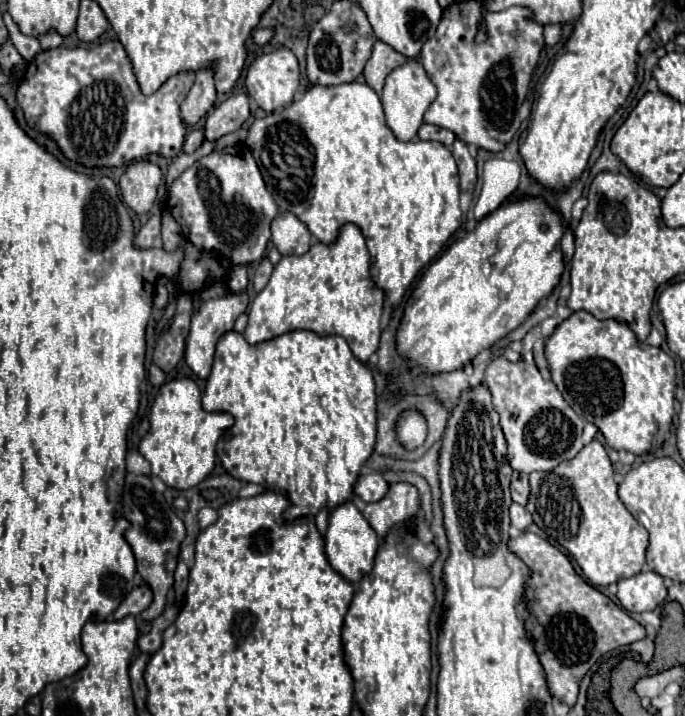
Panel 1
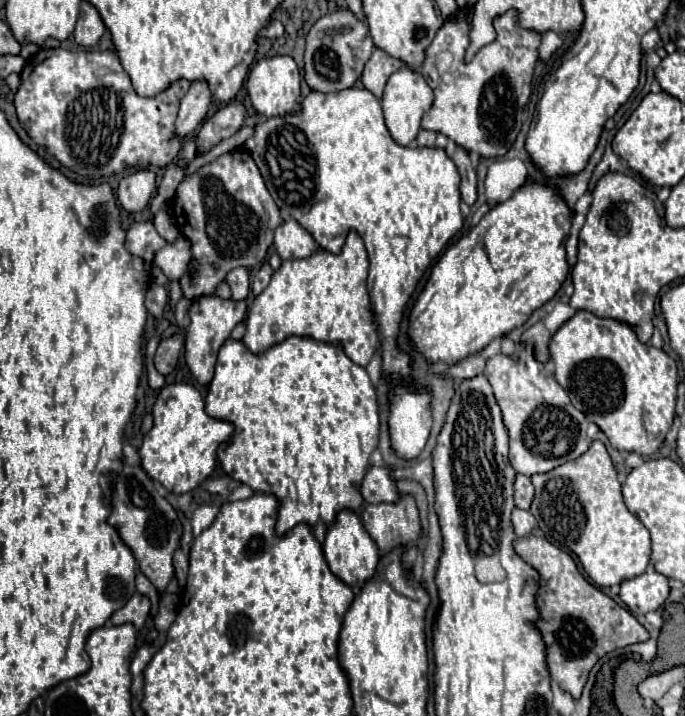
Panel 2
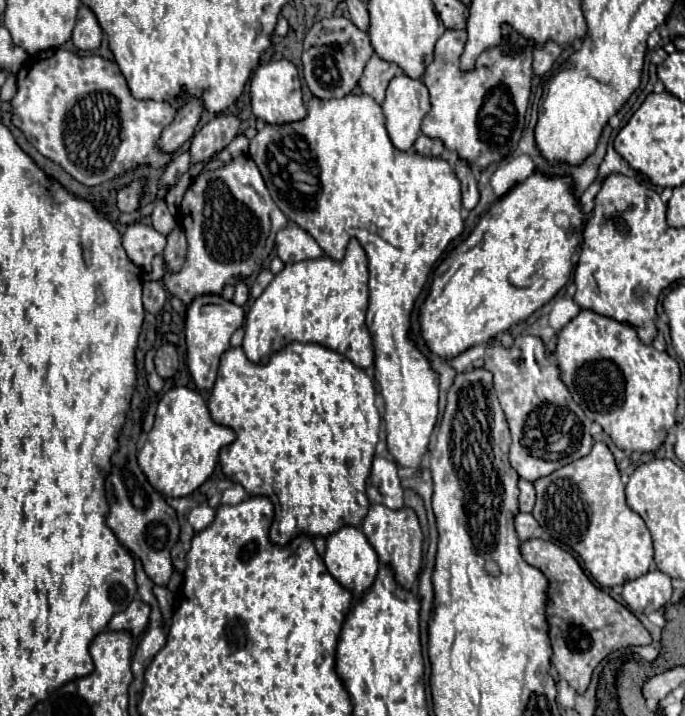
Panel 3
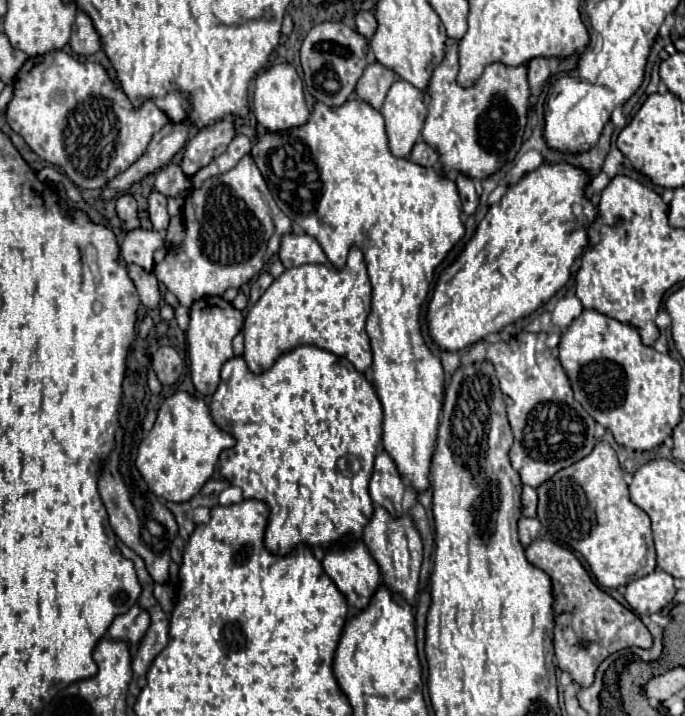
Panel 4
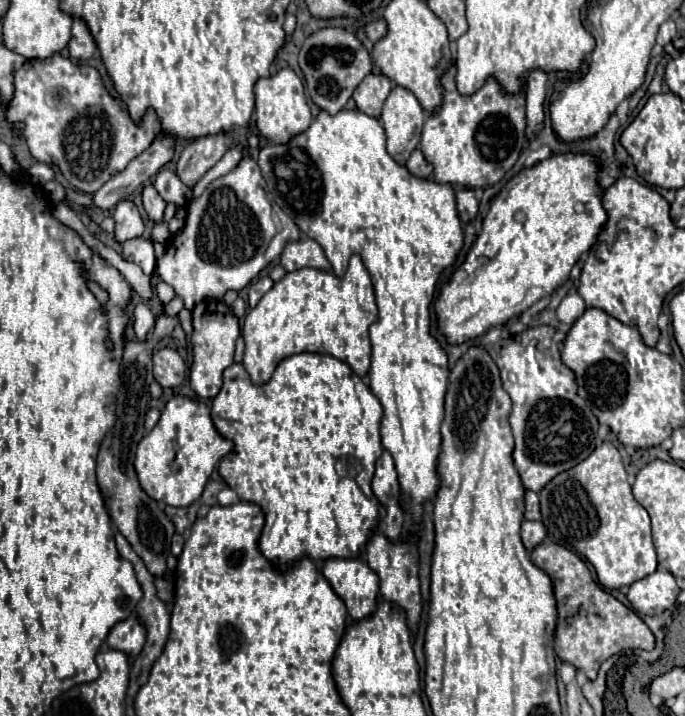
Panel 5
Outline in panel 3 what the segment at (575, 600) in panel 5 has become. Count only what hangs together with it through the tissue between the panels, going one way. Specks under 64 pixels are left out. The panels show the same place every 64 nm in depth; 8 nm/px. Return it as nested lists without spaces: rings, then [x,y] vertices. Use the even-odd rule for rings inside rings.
[[[540,538],[526,540],[520,544],[520,550],[524,560],[542,570],[550,582],[546,614],[550,624],[550,644],[554,650],[552,664],[558,676],[576,688],[576,692],[582,694],[588,688],[594,668],[610,652],[626,646],[646,646],[652,642],[650,632],[642,626],[642,622],[628,608],[596,588],[570,552]]]

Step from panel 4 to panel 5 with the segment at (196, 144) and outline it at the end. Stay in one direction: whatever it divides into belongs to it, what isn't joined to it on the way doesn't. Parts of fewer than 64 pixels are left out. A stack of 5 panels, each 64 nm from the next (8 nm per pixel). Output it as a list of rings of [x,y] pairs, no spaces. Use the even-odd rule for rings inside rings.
[[[226,134],[204,136],[196,142],[188,142],[176,164],[176,174],[182,184],[194,188],[196,182],[224,156],[226,150]]]

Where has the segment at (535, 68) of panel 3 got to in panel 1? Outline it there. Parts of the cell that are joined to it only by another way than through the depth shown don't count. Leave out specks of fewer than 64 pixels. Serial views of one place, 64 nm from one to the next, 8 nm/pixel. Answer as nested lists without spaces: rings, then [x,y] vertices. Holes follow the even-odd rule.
[[[550,24],[544,28],[544,42],[546,42],[546,48],[552,48],[554,44],[560,42],[560,26],[556,24]]]

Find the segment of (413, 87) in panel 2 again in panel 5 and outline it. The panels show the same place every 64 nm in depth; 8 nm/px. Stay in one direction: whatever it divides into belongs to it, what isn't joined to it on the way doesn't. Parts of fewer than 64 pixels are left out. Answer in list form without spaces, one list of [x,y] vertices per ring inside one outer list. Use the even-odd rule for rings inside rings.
[[[394,86],[384,102],[380,122],[388,136],[388,154],[398,164],[406,164],[408,156],[418,148],[424,120],[426,112],[418,104],[416,96],[406,88]]]

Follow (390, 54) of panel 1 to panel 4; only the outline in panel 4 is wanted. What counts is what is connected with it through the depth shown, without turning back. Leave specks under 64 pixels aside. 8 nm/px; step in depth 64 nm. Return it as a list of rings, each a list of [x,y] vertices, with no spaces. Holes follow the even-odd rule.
[[[372,62],[364,70],[364,76],[360,78],[360,82],[356,86],[356,96],[358,96],[358,100],[364,100],[372,108],[380,110],[382,102],[388,94],[388,88],[392,86],[394,80],[396,80],[394,72],[380,66],[378,62]]]

